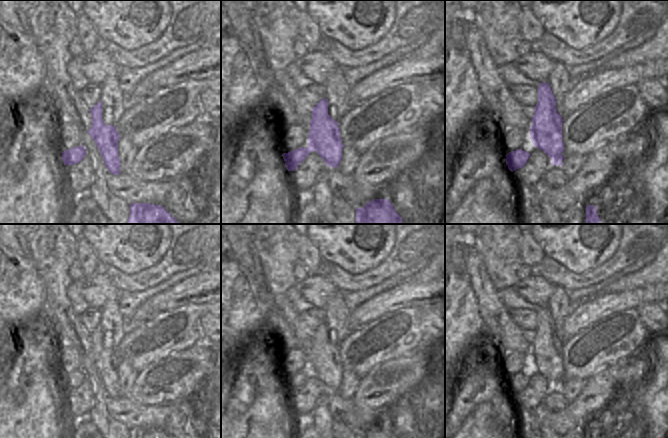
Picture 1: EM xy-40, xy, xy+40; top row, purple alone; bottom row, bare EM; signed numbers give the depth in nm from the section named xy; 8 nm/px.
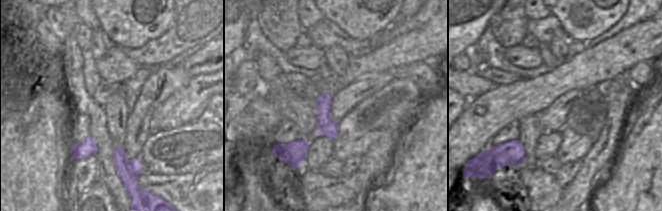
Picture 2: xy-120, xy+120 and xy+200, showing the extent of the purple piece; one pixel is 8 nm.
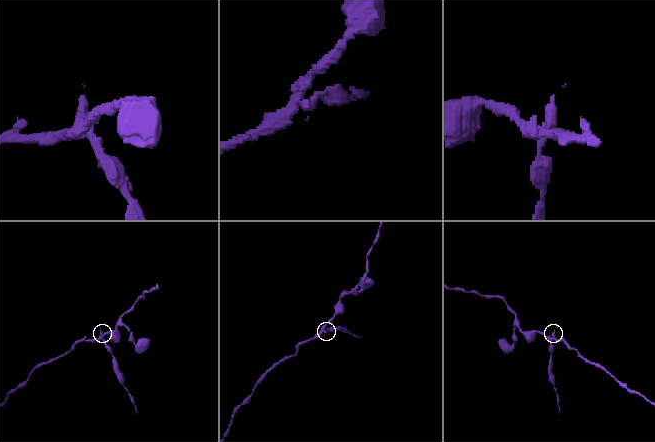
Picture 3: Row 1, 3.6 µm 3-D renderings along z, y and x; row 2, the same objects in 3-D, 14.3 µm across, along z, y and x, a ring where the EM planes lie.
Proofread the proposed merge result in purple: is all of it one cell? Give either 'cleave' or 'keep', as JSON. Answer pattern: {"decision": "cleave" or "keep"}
{"decision": "cleave"}

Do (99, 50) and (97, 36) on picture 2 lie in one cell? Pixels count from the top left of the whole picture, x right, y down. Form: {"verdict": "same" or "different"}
{"verdict": "same"}

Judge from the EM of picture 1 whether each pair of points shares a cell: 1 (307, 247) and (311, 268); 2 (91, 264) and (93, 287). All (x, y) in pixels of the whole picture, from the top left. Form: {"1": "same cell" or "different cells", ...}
{"1": "same cell", "2": "different cells"}

